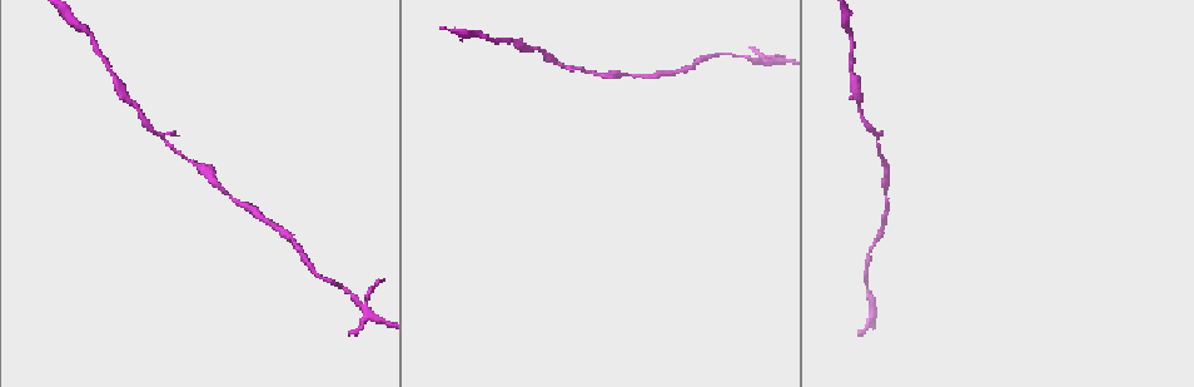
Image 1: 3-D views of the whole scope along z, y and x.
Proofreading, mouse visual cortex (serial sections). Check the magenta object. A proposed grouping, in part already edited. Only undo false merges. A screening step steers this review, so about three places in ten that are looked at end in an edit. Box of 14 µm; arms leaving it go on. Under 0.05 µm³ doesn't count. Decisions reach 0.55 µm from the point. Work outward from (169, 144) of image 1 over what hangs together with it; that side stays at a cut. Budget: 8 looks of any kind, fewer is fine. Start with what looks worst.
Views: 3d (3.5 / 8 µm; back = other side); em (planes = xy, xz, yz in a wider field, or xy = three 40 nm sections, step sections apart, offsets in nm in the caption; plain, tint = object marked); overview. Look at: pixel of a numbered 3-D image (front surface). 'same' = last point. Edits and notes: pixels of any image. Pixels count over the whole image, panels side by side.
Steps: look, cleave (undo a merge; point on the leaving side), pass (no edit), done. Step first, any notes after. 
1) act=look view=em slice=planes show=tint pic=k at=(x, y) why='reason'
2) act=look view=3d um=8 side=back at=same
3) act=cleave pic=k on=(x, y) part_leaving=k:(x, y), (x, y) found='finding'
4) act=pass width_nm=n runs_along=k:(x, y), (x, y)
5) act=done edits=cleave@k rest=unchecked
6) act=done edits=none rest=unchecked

act=look view=3d um=3.5 pic=1 at=(862, 110) why='sudden change in width'

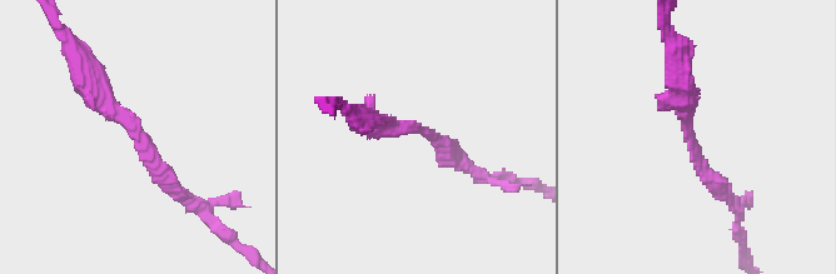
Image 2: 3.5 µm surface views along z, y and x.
act=look view=em slice=xy step=1 show=tint pic=2 at=(424, 128)

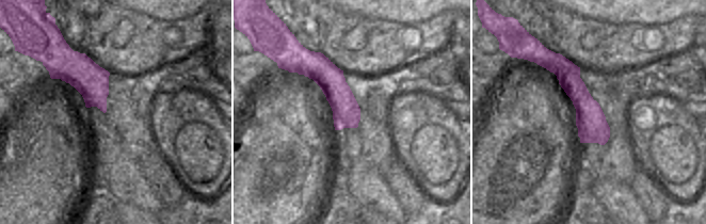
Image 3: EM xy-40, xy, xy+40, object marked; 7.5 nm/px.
act=pass arm_widths_nm=200,250 runs_along=3:(548, 57), (568, 77), (603, 141) found='one cell here'

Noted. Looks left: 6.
act=look view=3d um=8 pic=1 at=(886, 166)

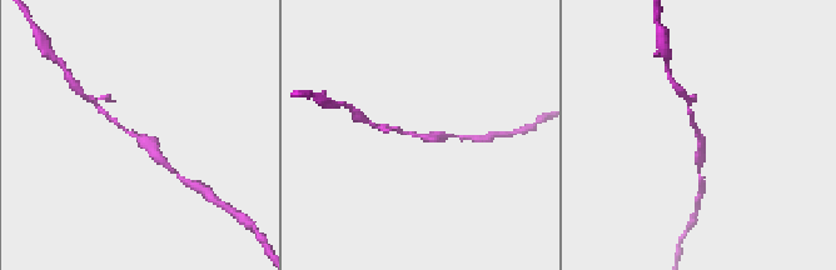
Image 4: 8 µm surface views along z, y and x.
act=look view=3d um=3.5 side=back pic=4 at=(140, 141) why='zoom in'

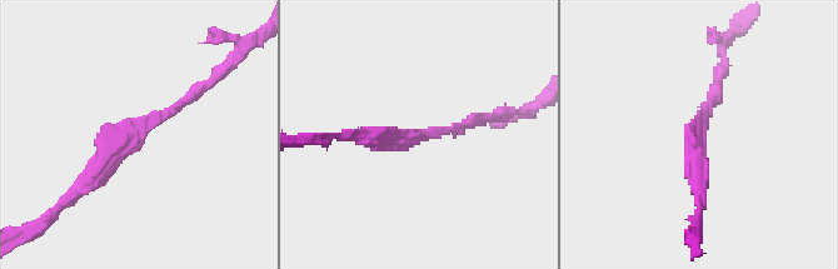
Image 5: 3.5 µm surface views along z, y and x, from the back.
act=look view=em slice=xy step=1 show=tint pic=5 at=(136, 132) arm_widths_nm=150,250

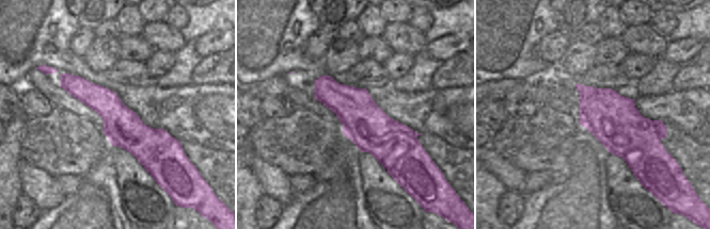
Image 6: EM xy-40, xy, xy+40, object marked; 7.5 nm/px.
act=pass runs_along=5:(201, 89), (131, 131), (78, 189) found='all the same cell'

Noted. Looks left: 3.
act=look view=3d um=3.5 pic=1 at=(874, 298) why='calibre changes'

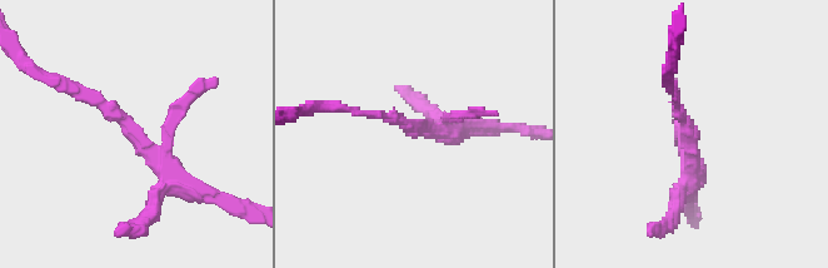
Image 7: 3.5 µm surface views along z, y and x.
act=look view=em slice=planes show=tint pic=7 at=(134, 132)

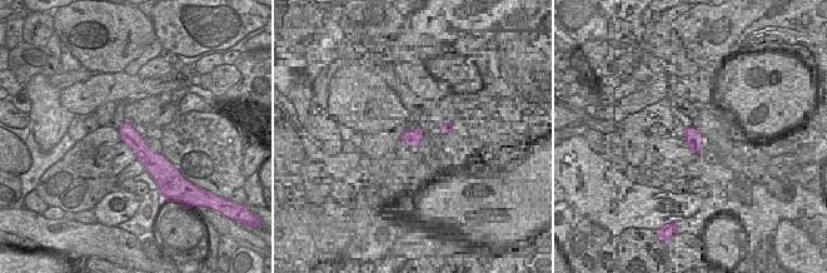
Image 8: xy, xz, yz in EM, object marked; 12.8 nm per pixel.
act=cleave pic=7 on=(144, 221) width_nm=220 part_leaving=7:(164, 185), (149, 217), (114, 236) found='two cells meet here'

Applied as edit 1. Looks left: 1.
act=done edits=cleave@7 rest=unchecked

